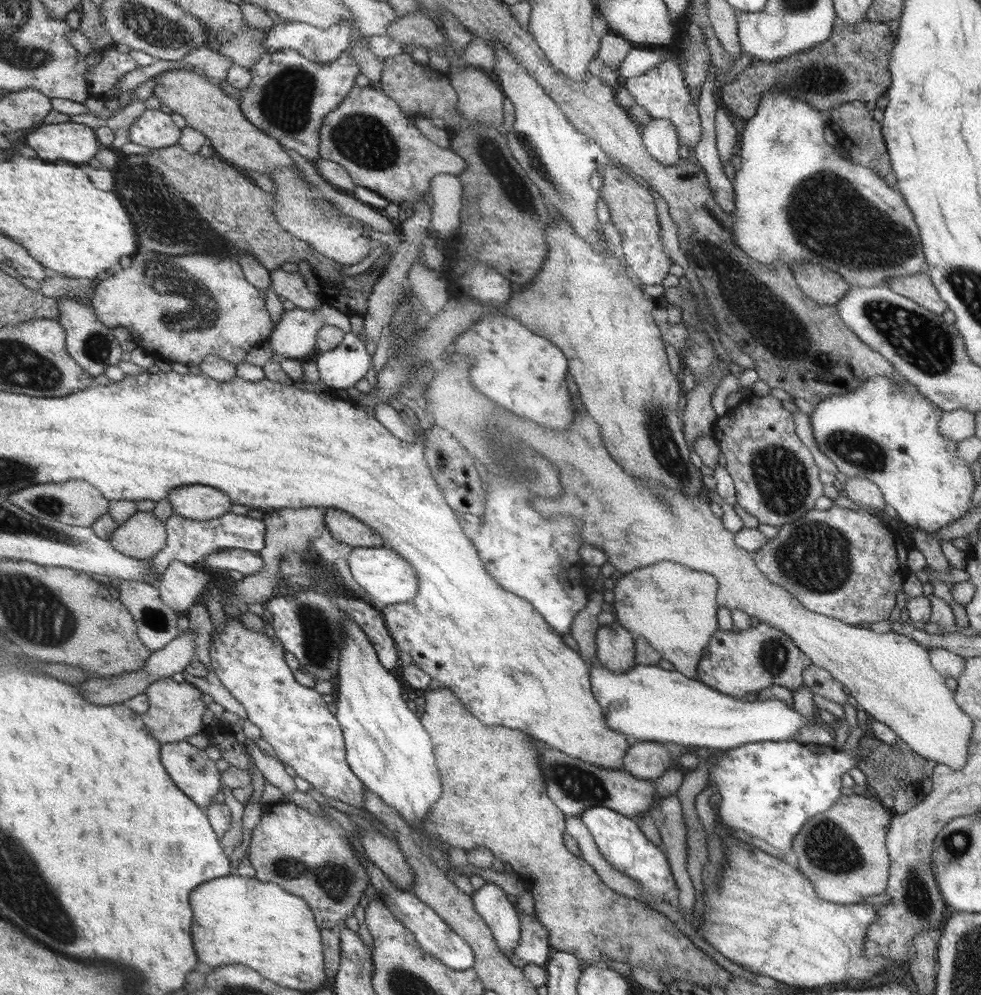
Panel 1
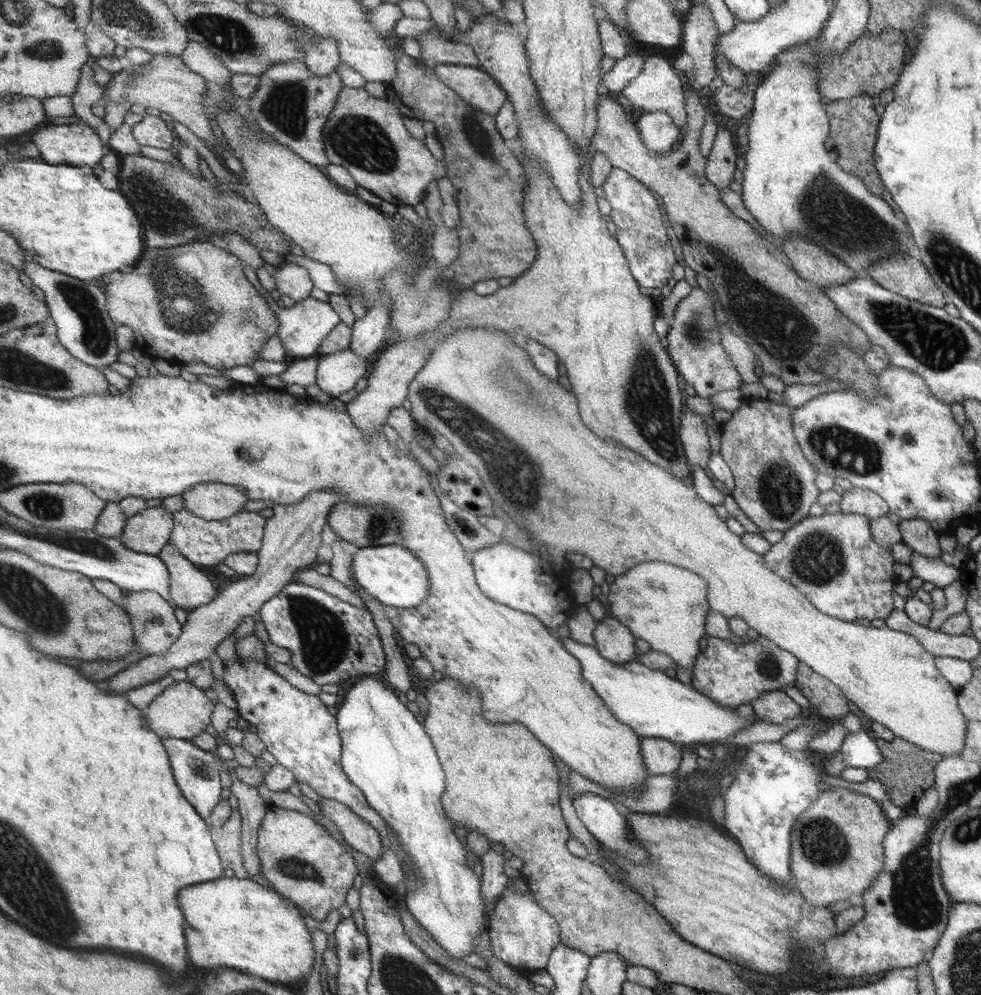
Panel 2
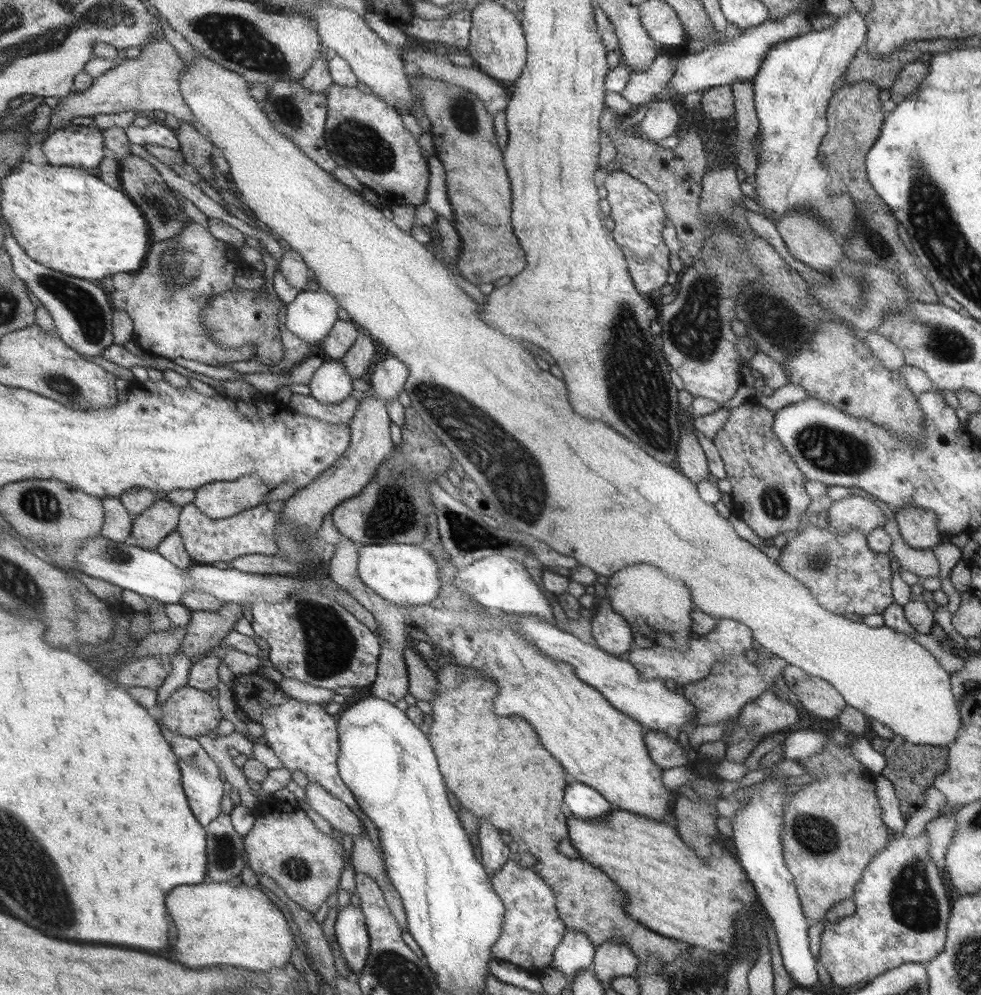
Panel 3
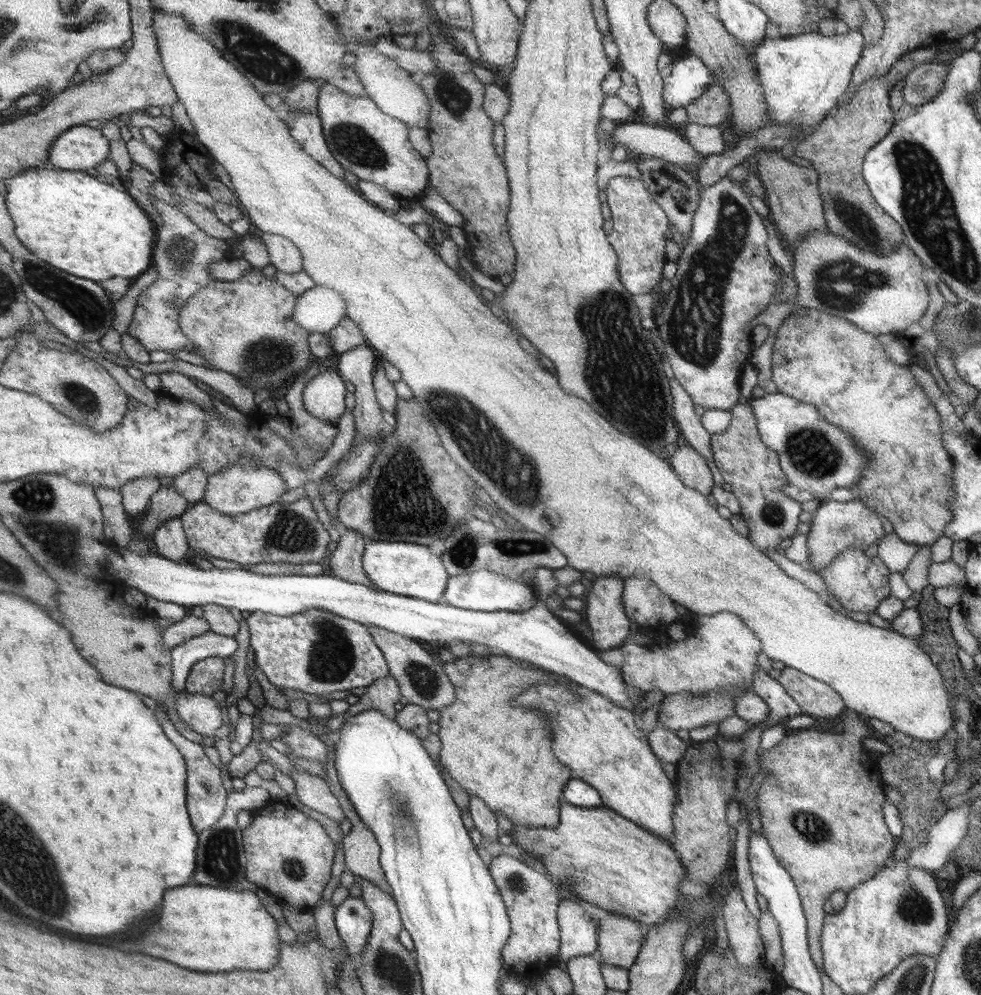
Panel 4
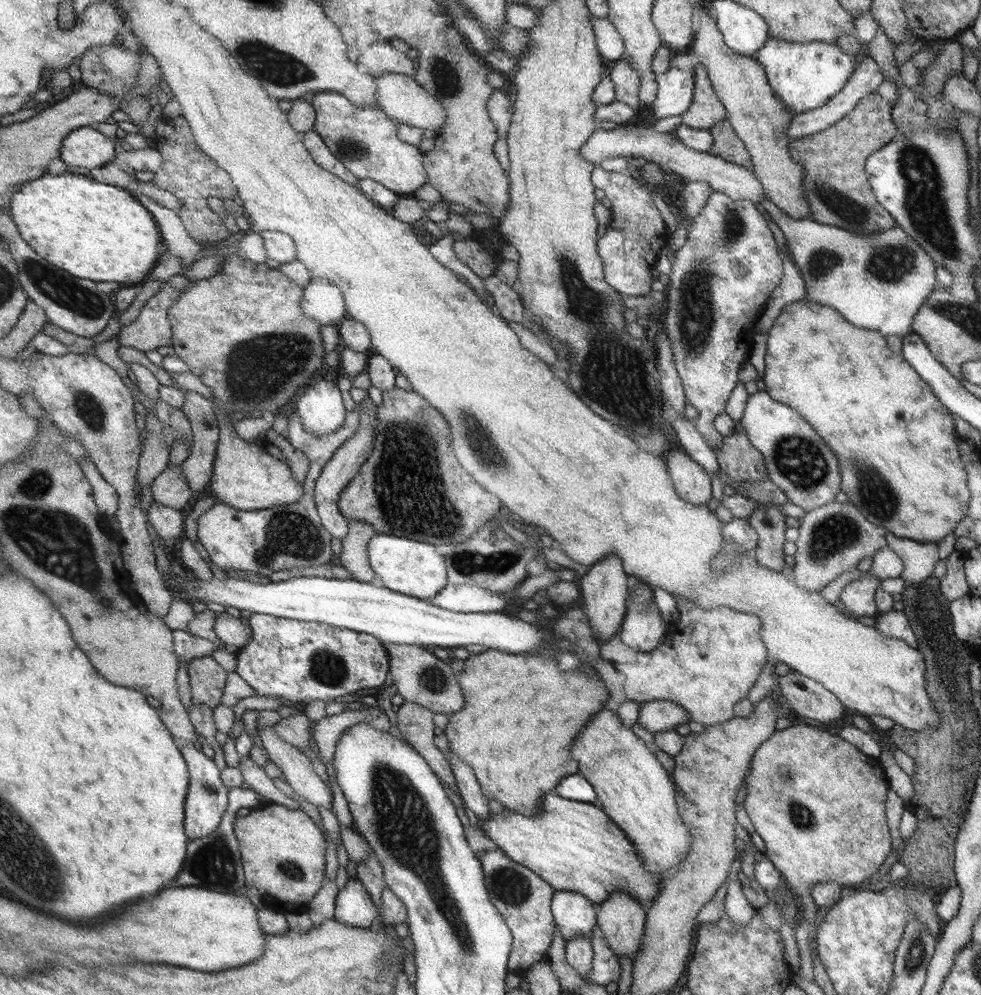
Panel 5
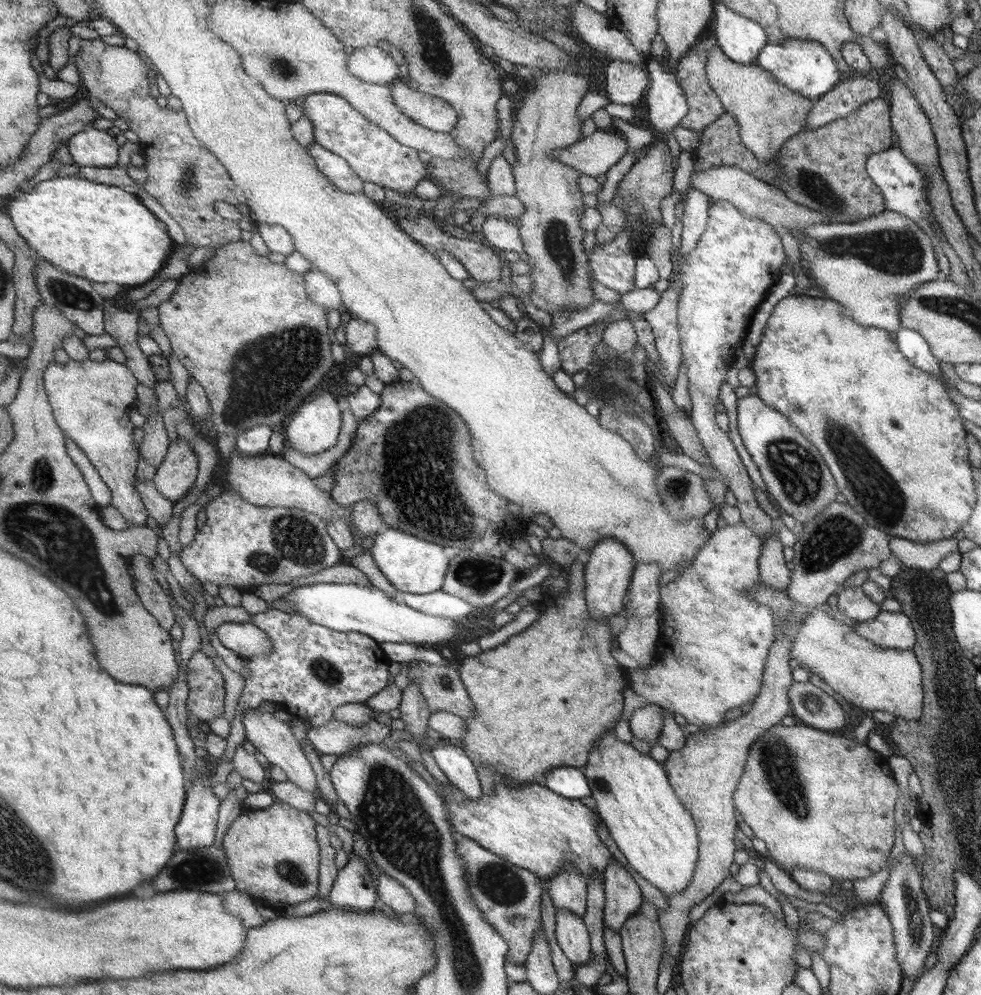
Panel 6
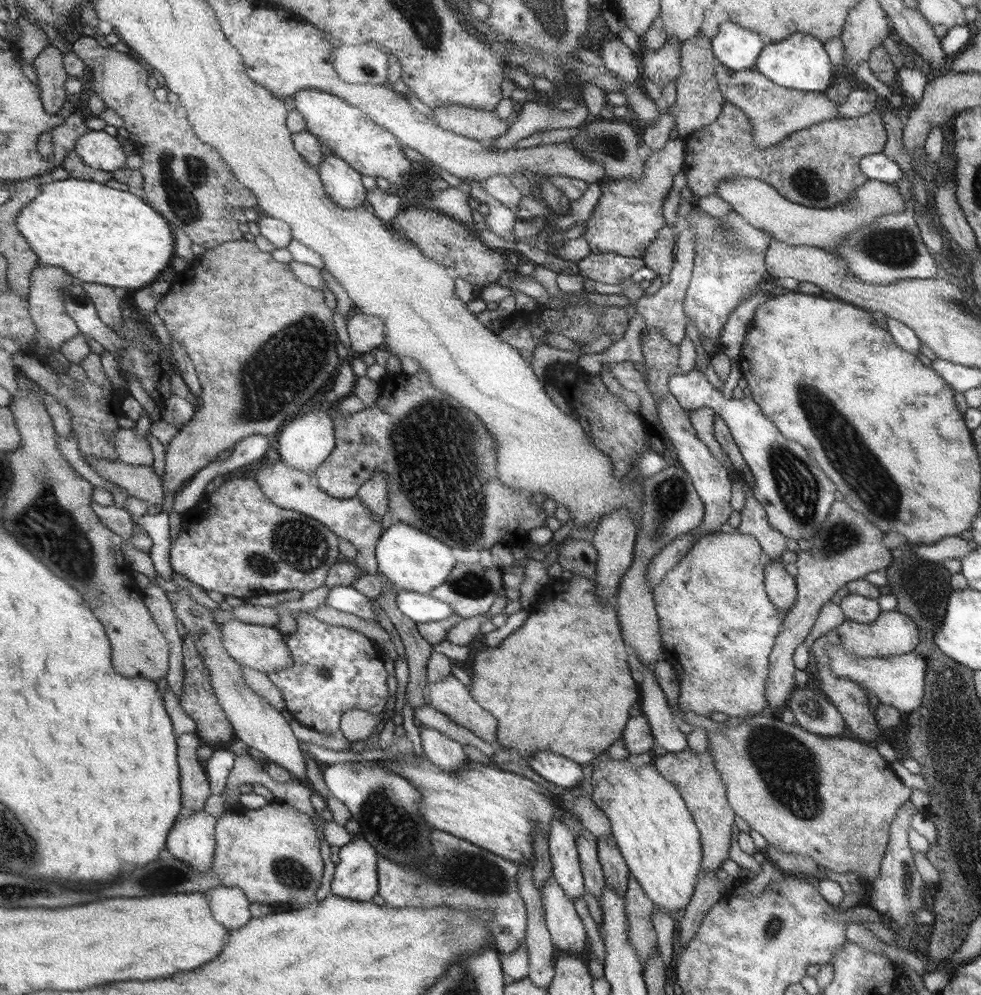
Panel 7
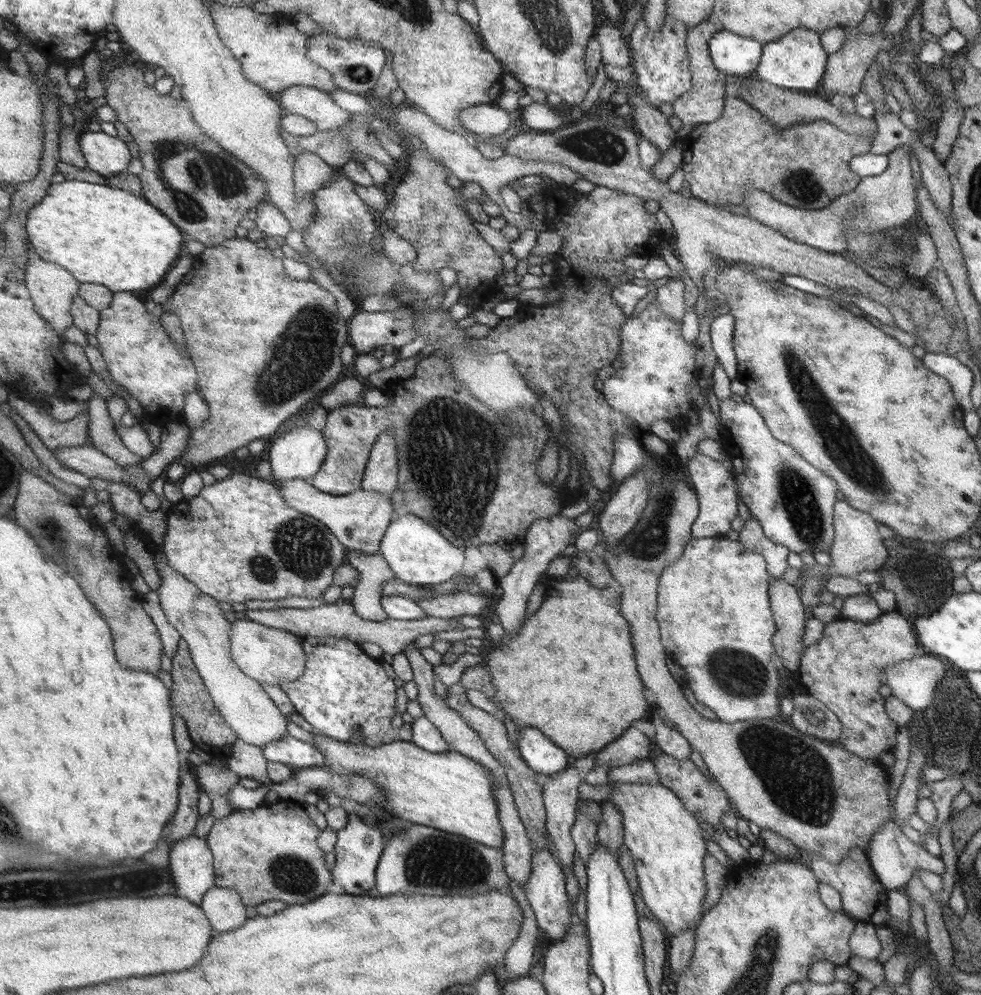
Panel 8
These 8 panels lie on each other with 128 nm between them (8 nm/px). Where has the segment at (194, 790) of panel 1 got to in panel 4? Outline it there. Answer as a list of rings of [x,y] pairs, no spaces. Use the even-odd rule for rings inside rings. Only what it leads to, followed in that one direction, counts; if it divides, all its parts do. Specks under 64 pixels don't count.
[[[209,630],[201,636],[191,637],[181,644],[173,646],[171,649],[173,689],[176,692],[183,690],[185,678],[187,678],[190,668],[198,660],[207,657],[224,659],[230,657],[236,648],[237,642],[233,637],[215,634]],[[156,706],[154,712],[157,716],[161,716],[161,724],[165,724],[165,732],[169,732],[169,740],[173,740],[173,744],[177,744],[177,749],[180,749],[181,756],[185,756],[185,764],[188,764],[188,815],[189,820],[193,820],[193,828],[197,828],[197,834],[201,831],[211,830],[212,826],[219,822],[225,808],[225,798],[227,792],[221,784],[219,778],[219,770],[207,760],[207,756],[201,752],[202,746],[197,746],[197,743],[185,739],[181,733],[177,731],[176,725],[169,720],[164,706]]]

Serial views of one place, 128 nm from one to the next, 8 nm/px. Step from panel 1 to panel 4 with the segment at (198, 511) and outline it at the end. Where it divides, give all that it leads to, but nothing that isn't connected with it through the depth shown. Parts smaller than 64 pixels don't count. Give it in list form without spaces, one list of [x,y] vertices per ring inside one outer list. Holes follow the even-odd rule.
[[[241,460],[222,472],[207,477],[201,503],[211,506],[217,512],[235,516],[275,504],[284,492],[283,480],[279,477],[277,470],[269,469],[268,466],[260,463]]]

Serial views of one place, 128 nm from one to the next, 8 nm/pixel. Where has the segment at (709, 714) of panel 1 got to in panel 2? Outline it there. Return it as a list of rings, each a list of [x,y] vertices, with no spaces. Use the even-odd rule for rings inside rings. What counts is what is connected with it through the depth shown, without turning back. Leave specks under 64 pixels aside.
[[[561,638],[561,644],[569,655],[580,661],[583,677],[596,691],[603,704],[619,721],[623,721],[640,738],[661,738],[685,747],[691,744],[716,746],[731,738],[737,730],[756,722],[755,715],[748,720],[739,718],[733,708],[724,708],[713,699],[686,685],[645,667],[638,661],[613,664],[605,660],[593,645],[581,644],[571,638]]]

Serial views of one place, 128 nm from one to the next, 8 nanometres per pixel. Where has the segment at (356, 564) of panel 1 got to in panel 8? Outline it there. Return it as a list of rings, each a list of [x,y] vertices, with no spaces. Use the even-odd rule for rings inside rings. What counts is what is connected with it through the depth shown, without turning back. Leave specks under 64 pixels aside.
[[[413,514],[394,517],[381,539],[379,554],[394,578],[410,586],[441,584],[463,571],[463,552],[428,521]]]

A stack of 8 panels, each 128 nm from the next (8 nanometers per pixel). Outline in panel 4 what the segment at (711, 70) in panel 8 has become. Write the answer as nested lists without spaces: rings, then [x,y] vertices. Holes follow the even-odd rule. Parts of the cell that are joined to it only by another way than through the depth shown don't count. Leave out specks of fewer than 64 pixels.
[[[717,82],[706,89],[706,92],[692,104],[684,107],[686,122],[701,126],[720,126],[721,122],[728,117],[729,98]]]

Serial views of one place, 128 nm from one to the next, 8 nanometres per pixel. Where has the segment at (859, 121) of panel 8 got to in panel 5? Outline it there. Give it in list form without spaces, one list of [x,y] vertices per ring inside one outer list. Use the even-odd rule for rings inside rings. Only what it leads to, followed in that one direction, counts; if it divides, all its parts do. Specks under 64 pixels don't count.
[[[697,3],[696,12],[696,38],[693,39],[690,53],[707,72],[712,89],[727,113],[725,119],[743,141],[753,164],[750,171],[761,184],[767,199],[787,216],[797,220],[810,218],[808,197],[801,188],[804,168],[793,161],[788,153],[788,130],[789,123],[793,120],[793,112],[789,112],[788,106],[773,93],[764,68],[753,57],[739,55],[724,43],[716,22],[706,14],[703,4]]]

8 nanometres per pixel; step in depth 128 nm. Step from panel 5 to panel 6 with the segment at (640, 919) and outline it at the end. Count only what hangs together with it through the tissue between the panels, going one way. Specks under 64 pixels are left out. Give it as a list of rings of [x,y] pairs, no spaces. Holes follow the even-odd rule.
[[[614,857],[603,872],[604,908],[602,920],[611,931],[618,931],[641,907],[641,892],[627,868]]]

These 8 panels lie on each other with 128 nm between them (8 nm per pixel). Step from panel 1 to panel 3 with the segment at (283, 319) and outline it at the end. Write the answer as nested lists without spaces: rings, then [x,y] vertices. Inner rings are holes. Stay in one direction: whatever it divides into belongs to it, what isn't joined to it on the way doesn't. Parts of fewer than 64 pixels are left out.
[[[322,289],[299,291],[285,306],[285,328],[309,347],[321,342],[338,319],[335,296]]]

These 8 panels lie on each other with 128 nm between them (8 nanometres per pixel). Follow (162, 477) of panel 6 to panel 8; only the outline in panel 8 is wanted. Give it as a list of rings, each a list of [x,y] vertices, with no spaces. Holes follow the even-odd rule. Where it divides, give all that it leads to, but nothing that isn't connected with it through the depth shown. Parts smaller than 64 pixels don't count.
[[[245,237],[228,239],[221,242],[221,244],[217,244],[217,246],[205,248],[203,252],[193,257],[191,268],[181,277],[174,288],[175,293],[165,303],[161,303],[160,306],[164,312],[169,312],[169,314],[179,318],[179,324],[181,324],[184,341],[186,342],[185,345],[189,350],[189,356],[192,357],[192,362],[196,366],[196,373],[199,377],[197,391],[203,397],[209,410],[209,415],[203,421],[203,425],[196,428],[196,430],[190,430],[184,454],[176,460],[177,463],[184,465],[187,471],[193,471],[198,465],[221,459],[225,454],[246,447],[251,440],[270,440],[271,434],[277,430],[277,426],[285,418],[289,418],[291,414],[297,412],[295,408],[301,408],[309,398],[313,398],[321,390],[327,390],[327,386],[333,380],[337,380],[342,365],[339,362],[339,350],[343,350],[343,344],[347,340],[347,326],[345,326],[345,320],[341,320],[337,316],[333,295],[325,292],[322,287],[319,288],[314,282],[293,280],[284,271],[283,260],[273,257],[270,249],[263,248],[256,242],[250,242]]]

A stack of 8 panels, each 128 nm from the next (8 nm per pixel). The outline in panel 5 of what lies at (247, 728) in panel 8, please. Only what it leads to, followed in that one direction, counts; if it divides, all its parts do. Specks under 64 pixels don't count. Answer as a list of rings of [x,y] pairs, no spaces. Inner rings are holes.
[[[272,726],[256,730],[267,760],[282,772],[297,799],[304,798],[309,804],[330,810],[332,796],[329,785],[313,771],[310,760],[291,744],[280,740]]]

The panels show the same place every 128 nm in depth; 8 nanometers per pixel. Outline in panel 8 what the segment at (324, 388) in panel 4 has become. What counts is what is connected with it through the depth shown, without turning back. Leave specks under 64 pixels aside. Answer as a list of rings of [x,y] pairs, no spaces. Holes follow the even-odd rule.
[[[292,424],[277,438],[270,439],[269,461],[273,473],[273,483],[279,485],[279,481],[293,479],[311,480],[328,455],[328,446],[325,445],[322,432],[308,428],[305,424]]]

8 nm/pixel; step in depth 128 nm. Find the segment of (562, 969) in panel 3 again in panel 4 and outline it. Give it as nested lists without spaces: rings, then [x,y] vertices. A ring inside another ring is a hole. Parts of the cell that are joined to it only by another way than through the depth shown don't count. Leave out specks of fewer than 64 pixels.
[[[571,897],[560,900],[559,911],[560,947],[558,958],[567,962],[577,956],[595,955],[598,949],[595,922],[581,908],[581,901]]]

